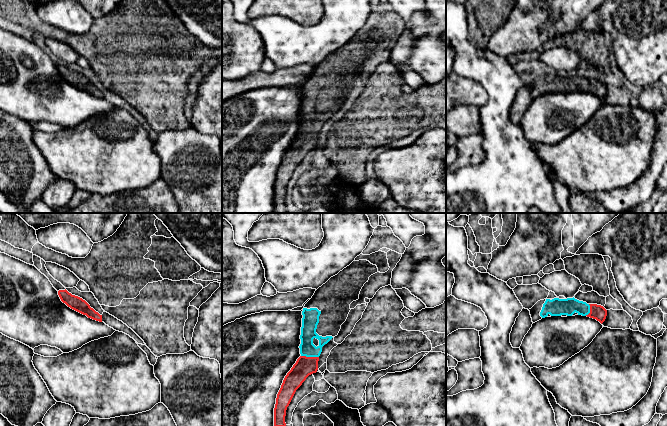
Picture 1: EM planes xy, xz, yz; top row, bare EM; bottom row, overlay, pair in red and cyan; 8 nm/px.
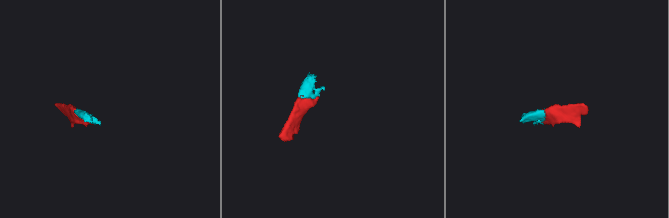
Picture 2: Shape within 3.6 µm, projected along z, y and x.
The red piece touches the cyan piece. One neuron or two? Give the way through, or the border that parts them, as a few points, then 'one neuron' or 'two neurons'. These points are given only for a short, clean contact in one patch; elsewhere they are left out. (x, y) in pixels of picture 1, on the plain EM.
across xz (304, 142), (310, 133), (308, 127), (308, 106) | one neuron

